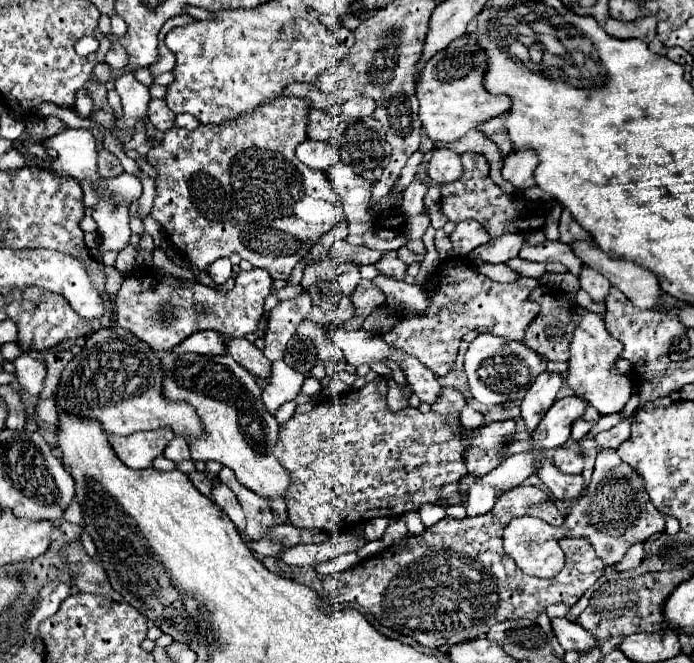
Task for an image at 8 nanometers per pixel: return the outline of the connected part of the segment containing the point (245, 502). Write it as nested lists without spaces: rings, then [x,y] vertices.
[[[222,468],[218,474],[218,480],[226,486],[230,486],[246,514],[248,526],[246,526],[246,536],[250,540],[262,538],[272,526],[288,522],[288,512],[286,512],[286,502],[282,498],[278,500],[264,500],[256,496],[254,492],[242,488],[242,484],[236,480],[234,472],[230,468]]]

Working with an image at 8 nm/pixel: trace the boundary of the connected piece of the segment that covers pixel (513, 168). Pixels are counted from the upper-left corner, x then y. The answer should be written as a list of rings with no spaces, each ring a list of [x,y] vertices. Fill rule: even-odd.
[[[514,148],[502,168],[502,176],[514,186],[514,188],[530,188],[534,186],[534,168],[538,166],[538,156],[530,152],[528,148]]]

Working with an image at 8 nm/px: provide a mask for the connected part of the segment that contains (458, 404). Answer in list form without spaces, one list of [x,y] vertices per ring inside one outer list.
[[[442,386],[442,396],[438,396],[438,400],[432,404],[432,412],[438,414],[454,414],[460,412],[462,408],[464,408],[464,398],[452,386]]]

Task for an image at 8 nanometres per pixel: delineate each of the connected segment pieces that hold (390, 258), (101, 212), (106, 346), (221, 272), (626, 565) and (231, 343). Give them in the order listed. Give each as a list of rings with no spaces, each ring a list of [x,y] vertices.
[[[386,252],[382,260],[376,264],[376,268],[394,280],[402,280],[406,276],[406,264],[396,256],[396,252]]]
[[[108,194],[104,200],[98,200],[92,218],[98,224],[100,250],[102,252],[120,252],[130,244],[130,226],[128,226],[128,204],[114,204]]]
[[[110,326],[94,332],[82,352],[66,364],[54,396],[58,414],[94,418],[102,424],[106,434],[130,436],[164,426],[184,440],[194,440],[204,434],[200,418],[190,404],[168,402],[162,396],[160,354],[124,328]]]
[[[218,258],[214,264],[210,264],[210,268],[202,272],[208,274],[216,284],[224,284],[228,278],[232,278],[232,264],[228,258]]]
[[[638,542],[625,554],[622,561],[616,564],[615,568],[618,572],[635,569],[642,561],[644,556],[644,543]]]
[[[226,338],[226,352],[250,374],[270,378],[270,370],[272,370],[270,360],[246,338]]]

